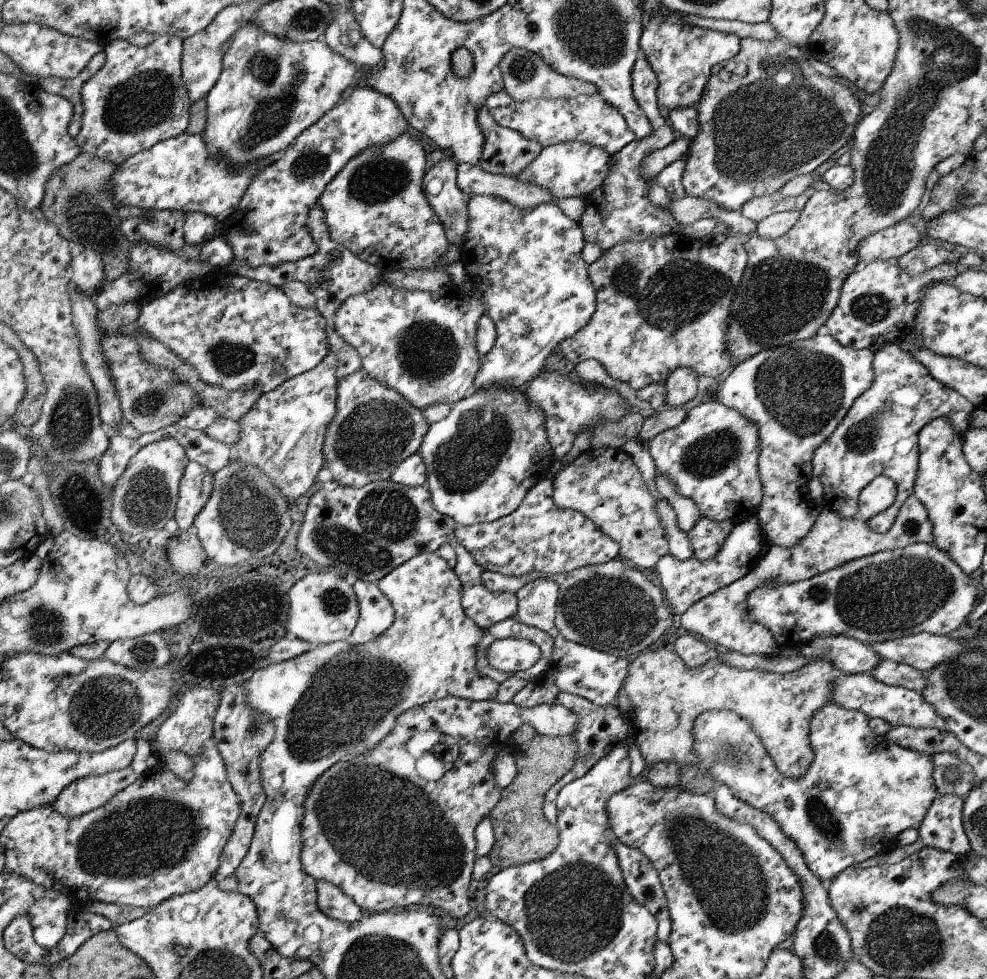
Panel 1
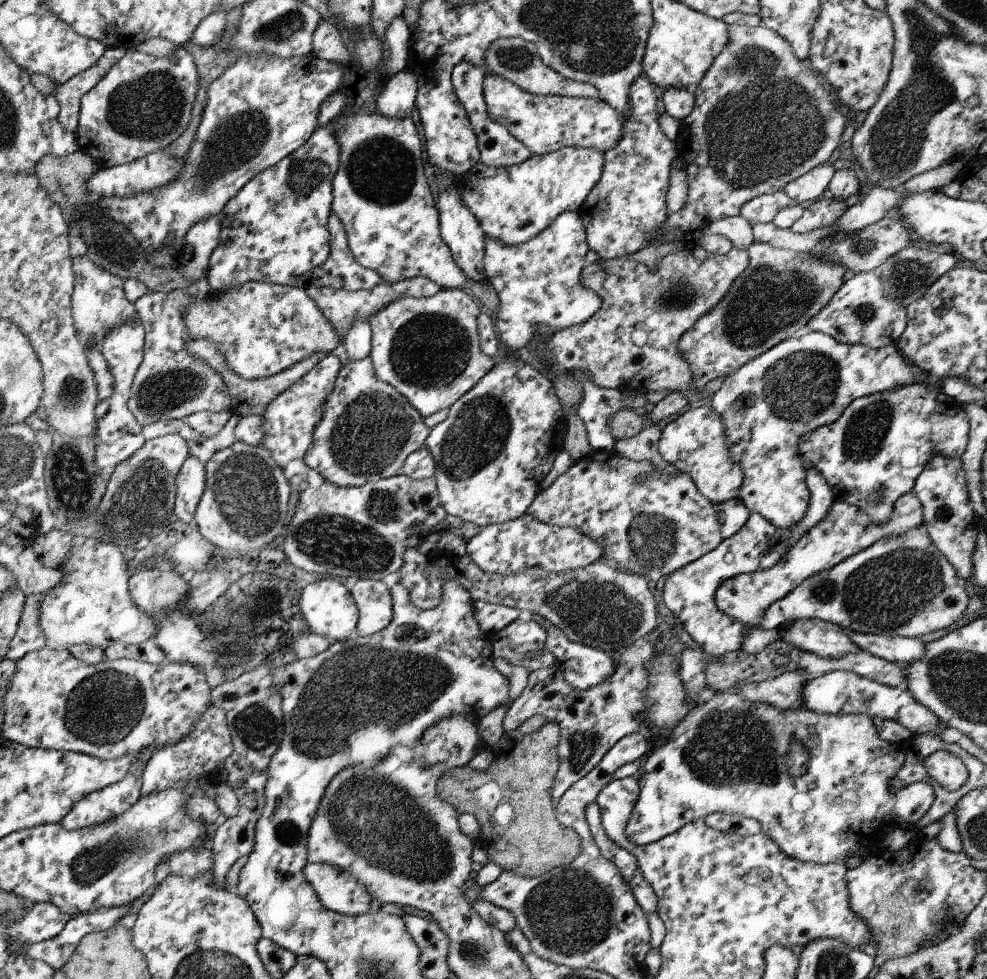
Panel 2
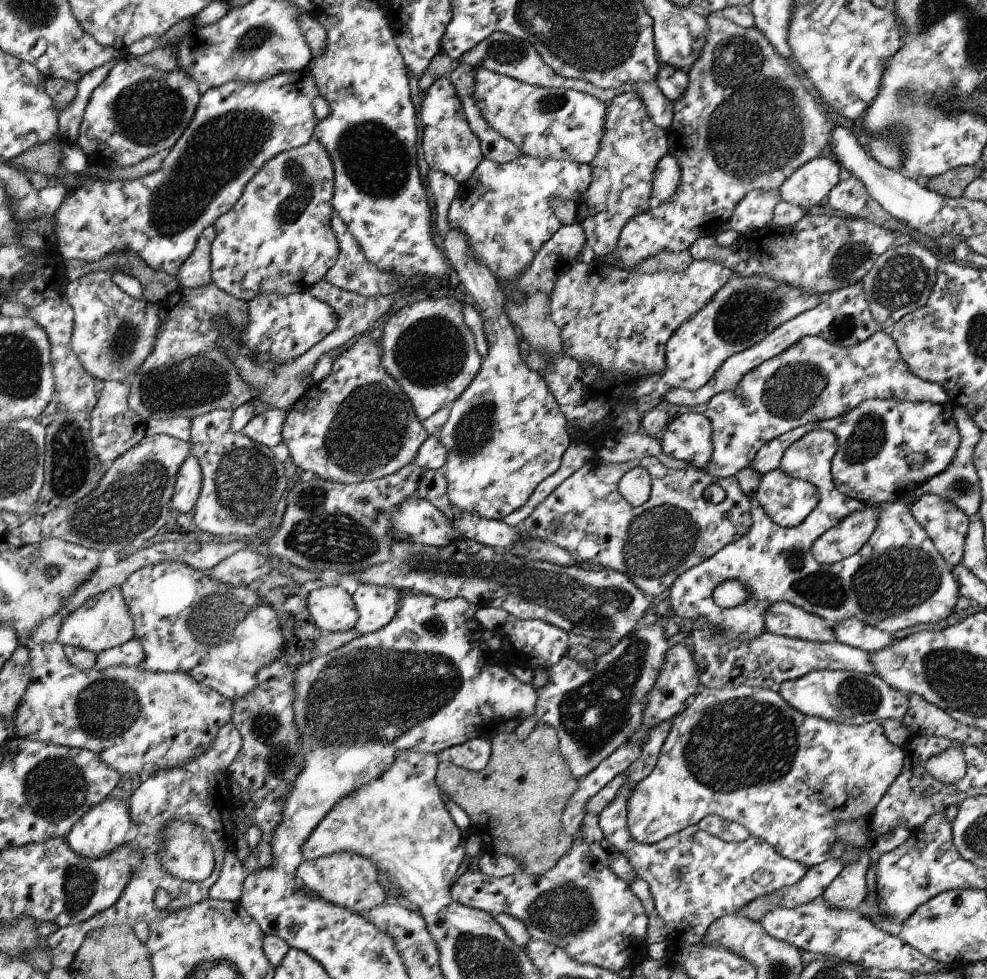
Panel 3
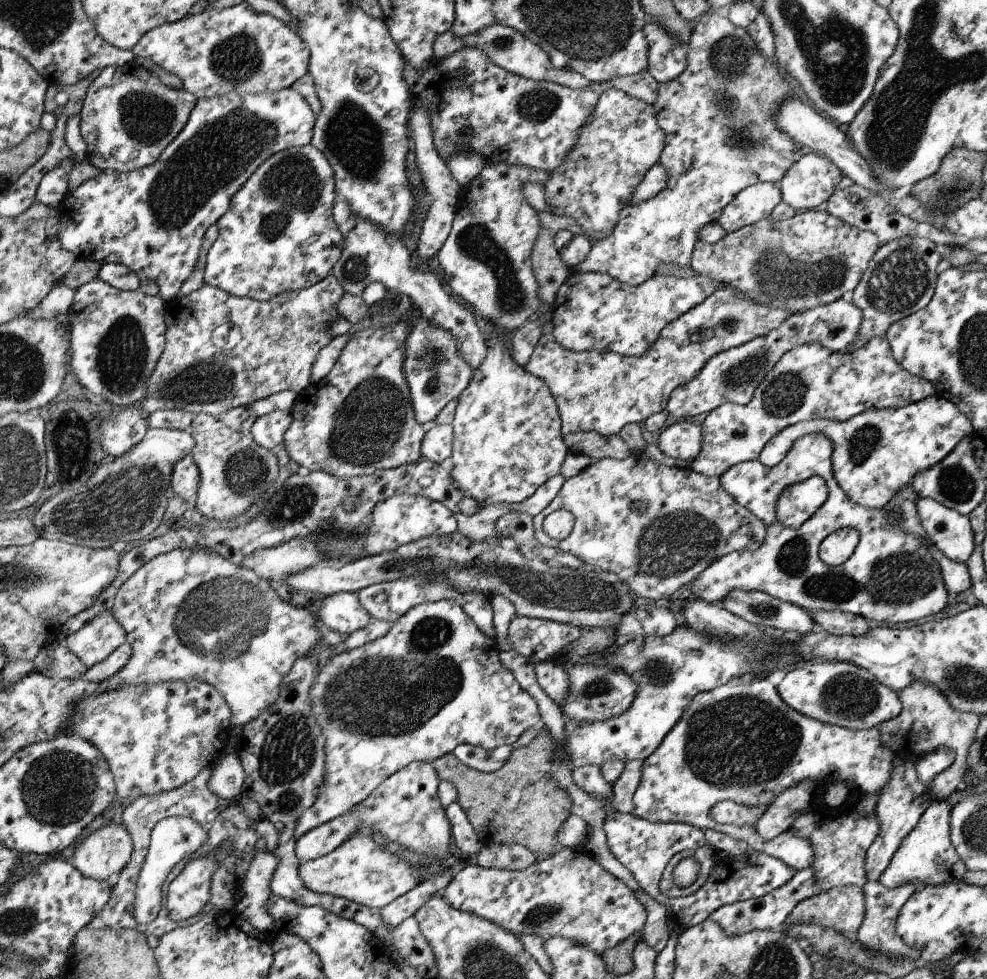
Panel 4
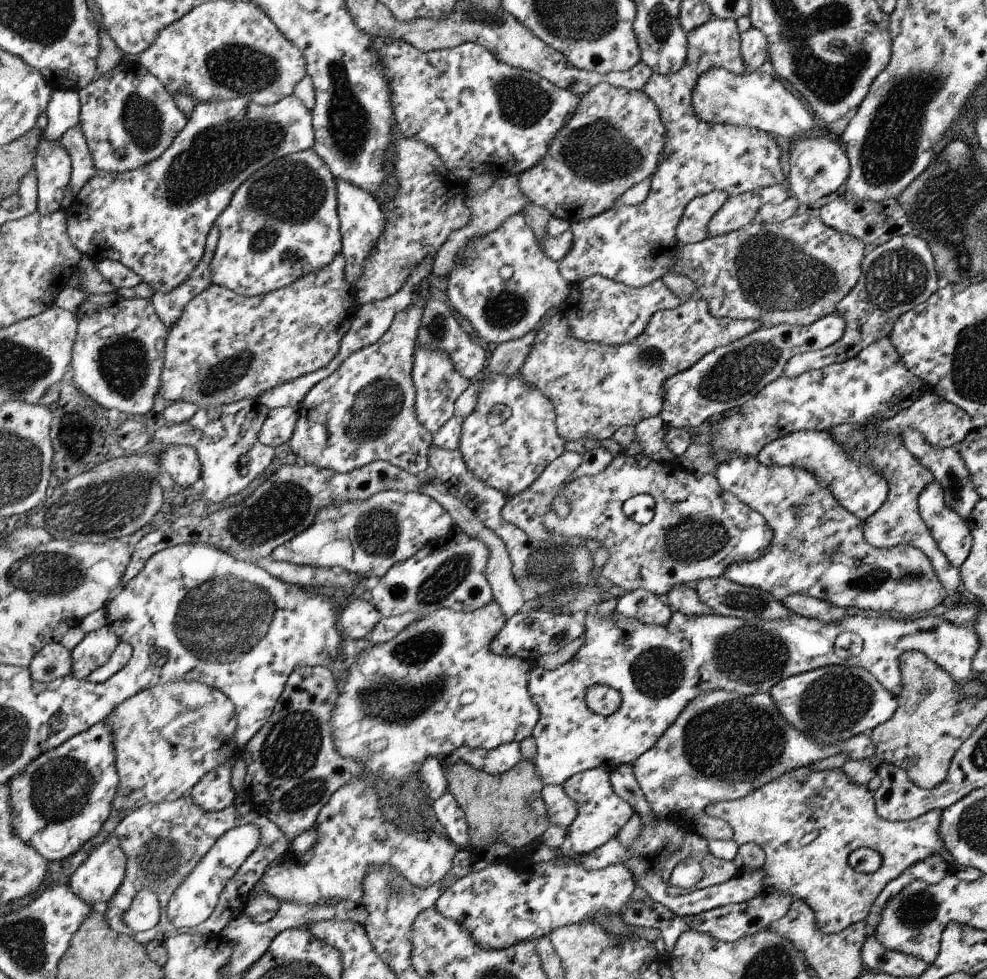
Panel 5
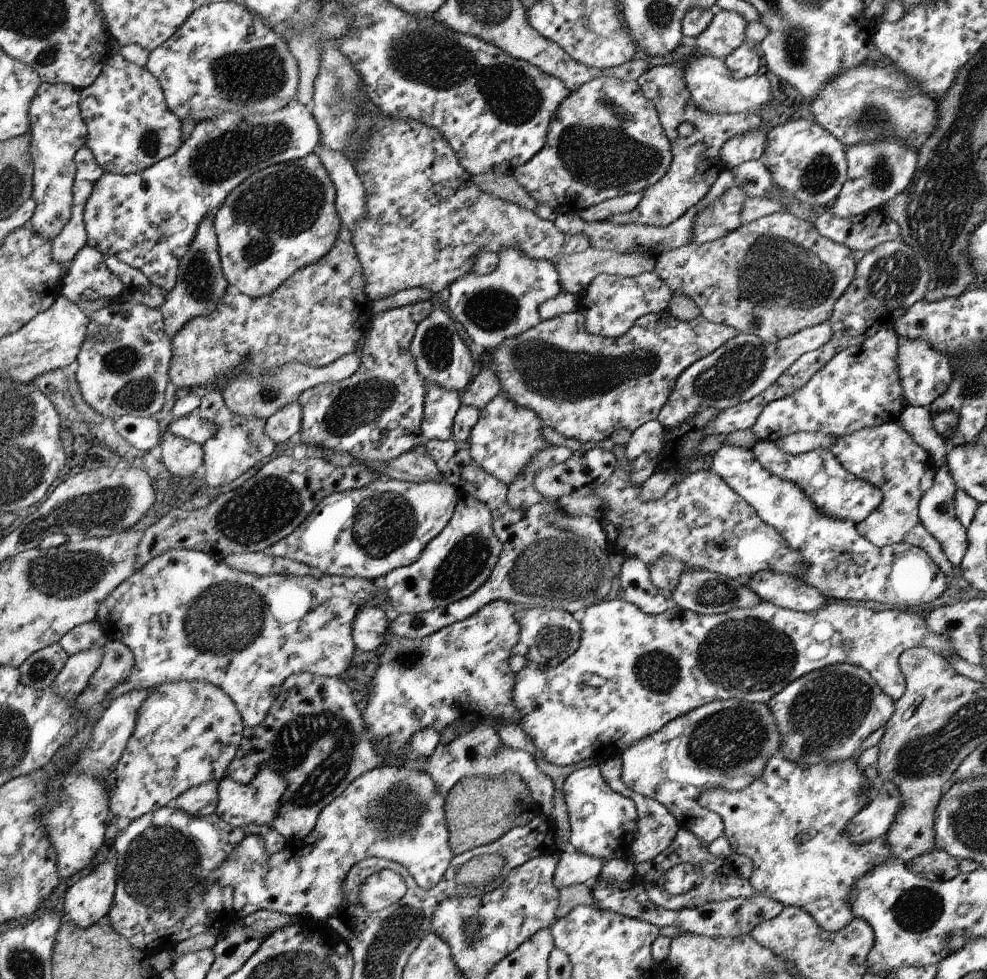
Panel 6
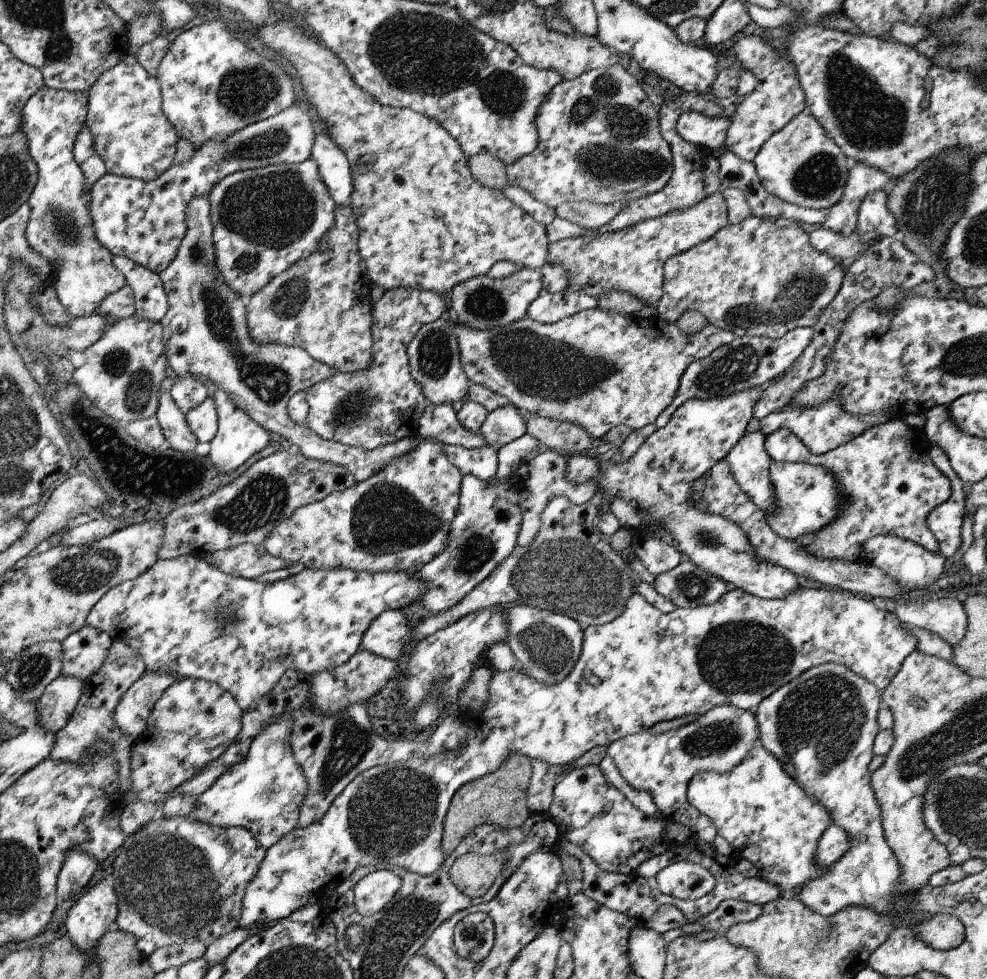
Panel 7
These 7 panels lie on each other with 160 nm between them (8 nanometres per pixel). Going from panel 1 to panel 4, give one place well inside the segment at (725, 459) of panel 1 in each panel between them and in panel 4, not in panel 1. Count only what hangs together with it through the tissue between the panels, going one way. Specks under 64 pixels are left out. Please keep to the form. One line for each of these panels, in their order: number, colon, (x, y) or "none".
2: (695, 443)
3: (688, 438)
4: (682, 440)

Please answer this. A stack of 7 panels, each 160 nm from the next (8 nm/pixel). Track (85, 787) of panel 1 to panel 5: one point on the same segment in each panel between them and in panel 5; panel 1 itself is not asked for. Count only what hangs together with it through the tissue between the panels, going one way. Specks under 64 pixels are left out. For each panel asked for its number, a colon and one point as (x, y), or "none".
2: (96, 808)
3: (100, 831)
4: (101, 856)
5: (96, 880)

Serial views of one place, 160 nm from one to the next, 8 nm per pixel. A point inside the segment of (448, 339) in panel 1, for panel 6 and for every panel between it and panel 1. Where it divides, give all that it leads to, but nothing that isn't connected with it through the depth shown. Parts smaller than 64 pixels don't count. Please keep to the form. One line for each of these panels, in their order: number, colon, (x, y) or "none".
2: (428, 348)
3: (427, 349)
4: (436, 373)
5: (438, 385)
6: (441, 406)

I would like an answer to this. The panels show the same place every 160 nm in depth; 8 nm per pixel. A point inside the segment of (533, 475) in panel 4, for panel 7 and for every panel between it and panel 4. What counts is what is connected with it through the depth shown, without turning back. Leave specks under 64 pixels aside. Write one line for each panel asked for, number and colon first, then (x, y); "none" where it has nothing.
5: (510, 436)
6: (505, 436)
7: (504, 424)

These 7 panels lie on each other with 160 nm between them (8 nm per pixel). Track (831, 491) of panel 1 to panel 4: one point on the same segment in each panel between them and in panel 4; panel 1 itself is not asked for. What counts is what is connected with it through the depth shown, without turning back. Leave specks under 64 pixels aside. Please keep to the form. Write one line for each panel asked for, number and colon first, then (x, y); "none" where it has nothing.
2: (880, 444)
3: (886, 449)
4: (875, 454)

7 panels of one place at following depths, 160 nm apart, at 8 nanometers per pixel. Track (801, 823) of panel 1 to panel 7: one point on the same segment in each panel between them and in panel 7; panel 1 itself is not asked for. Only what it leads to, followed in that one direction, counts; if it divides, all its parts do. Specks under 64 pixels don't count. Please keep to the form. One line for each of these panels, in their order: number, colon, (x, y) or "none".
2: (727, 755)
3: (743, 753)
4: (741, 742)
5: (722, 746)
6: (727, 743)
7: (662, 765)

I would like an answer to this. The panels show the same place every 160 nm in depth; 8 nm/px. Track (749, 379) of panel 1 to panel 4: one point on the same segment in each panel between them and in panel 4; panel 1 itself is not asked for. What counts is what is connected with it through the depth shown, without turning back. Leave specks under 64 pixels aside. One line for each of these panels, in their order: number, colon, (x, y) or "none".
2: (802, 383)
3: (813, 380)
4: (809, 382)

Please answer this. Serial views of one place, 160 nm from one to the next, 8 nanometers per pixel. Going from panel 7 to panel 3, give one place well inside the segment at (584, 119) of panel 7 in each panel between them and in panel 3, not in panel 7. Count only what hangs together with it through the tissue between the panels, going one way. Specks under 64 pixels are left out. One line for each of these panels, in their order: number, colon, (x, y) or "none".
3: (624, 167)
4: (621, 140)
5: (615, 138)
6: (604, 140)

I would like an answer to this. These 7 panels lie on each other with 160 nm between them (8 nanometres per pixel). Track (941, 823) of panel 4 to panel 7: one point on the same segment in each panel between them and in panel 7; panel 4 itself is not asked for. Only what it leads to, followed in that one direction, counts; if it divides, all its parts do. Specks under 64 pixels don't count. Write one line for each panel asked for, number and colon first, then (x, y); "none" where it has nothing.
5: (807, 822)
6: (790, 822)
7: (767, 818)

